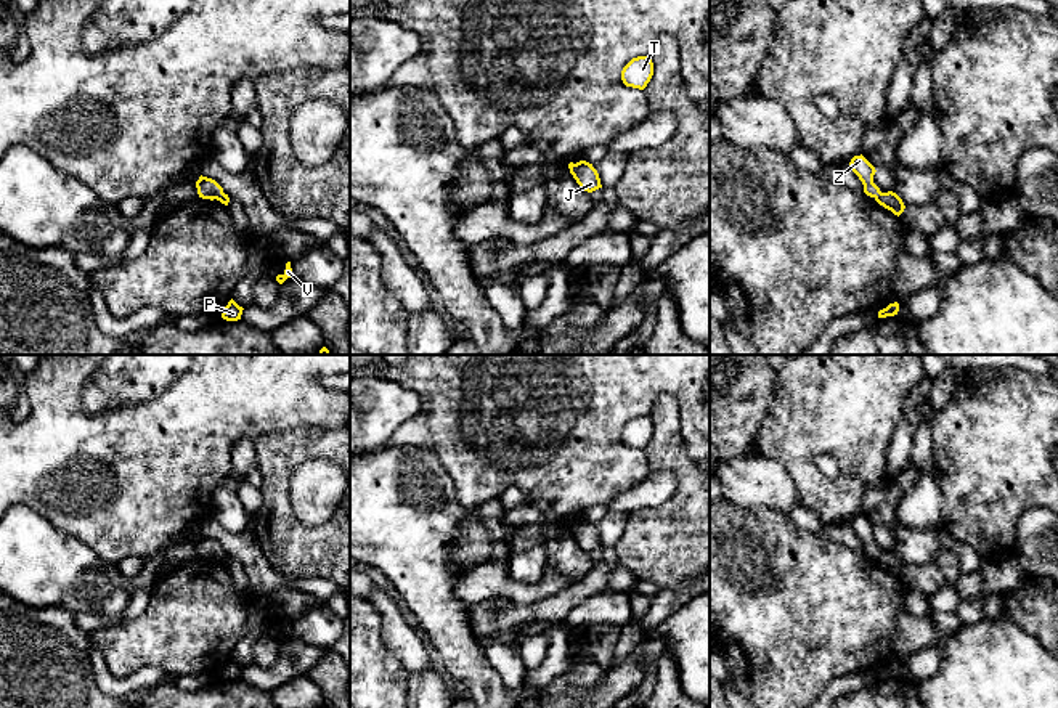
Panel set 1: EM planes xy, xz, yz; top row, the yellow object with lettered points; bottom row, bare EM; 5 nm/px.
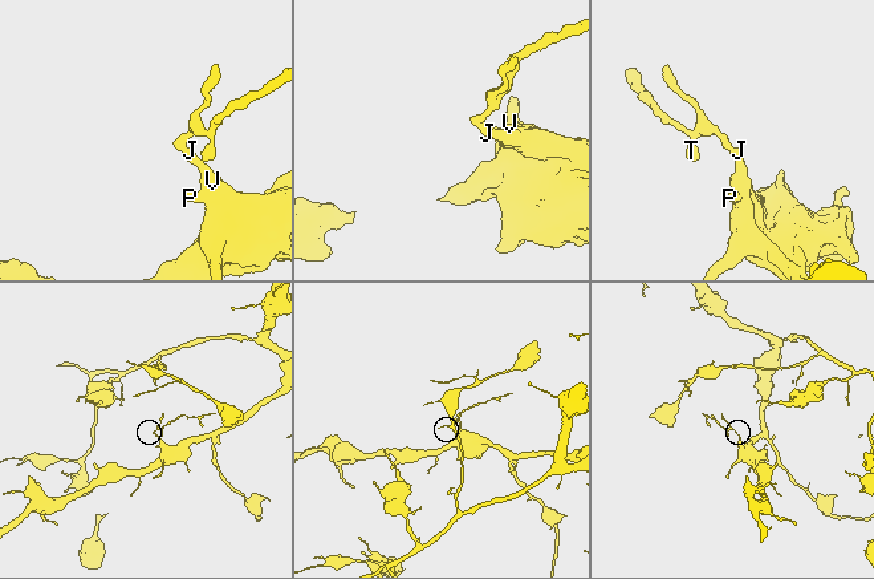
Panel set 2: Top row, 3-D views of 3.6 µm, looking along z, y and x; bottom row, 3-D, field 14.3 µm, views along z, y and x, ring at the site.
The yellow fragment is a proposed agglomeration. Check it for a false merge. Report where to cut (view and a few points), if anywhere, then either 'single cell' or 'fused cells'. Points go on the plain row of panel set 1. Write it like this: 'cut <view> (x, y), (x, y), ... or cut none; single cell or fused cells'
cut none; single cell

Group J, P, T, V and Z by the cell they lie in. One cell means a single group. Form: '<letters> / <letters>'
J P T V Z

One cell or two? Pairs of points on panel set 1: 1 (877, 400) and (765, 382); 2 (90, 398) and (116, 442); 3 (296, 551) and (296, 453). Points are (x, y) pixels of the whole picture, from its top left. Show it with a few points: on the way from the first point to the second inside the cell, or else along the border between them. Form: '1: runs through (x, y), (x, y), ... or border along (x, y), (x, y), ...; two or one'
1: border along (776, 371), (774, 397), (763, 419); two
2: border along (81, 394), (81, 406), (90, 415), (137, 403); two
3: runs through (278, 527), (278, 477); one

